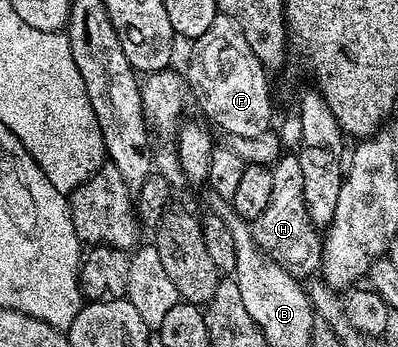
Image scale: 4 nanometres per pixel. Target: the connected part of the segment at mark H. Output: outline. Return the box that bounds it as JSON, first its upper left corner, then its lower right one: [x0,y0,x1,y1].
[251,154,324,277]

